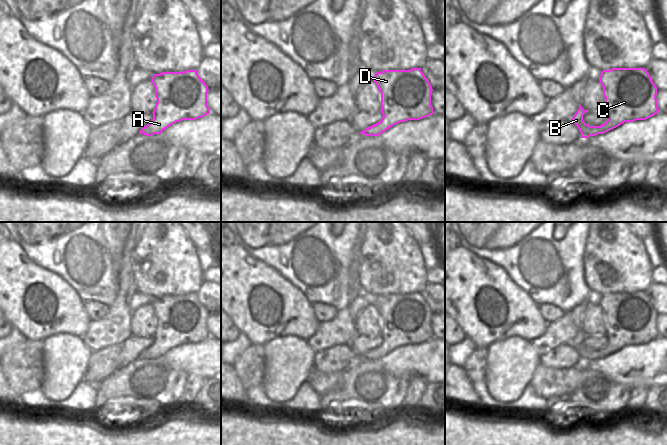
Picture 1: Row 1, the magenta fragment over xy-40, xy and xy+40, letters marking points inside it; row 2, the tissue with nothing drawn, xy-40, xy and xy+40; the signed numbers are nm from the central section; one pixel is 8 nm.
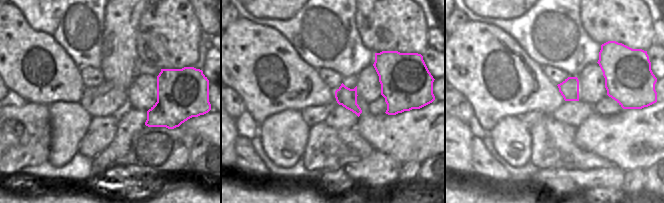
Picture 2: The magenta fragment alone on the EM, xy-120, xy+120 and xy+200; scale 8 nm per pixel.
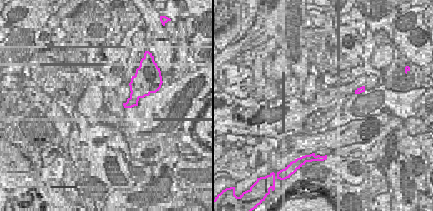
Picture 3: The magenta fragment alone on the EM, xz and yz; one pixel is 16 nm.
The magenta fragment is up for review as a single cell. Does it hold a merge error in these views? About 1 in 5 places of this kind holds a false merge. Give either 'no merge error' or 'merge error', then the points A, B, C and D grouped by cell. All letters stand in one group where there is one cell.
no merge error | A B C D

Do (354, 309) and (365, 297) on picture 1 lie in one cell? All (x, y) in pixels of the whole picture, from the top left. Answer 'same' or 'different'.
same

